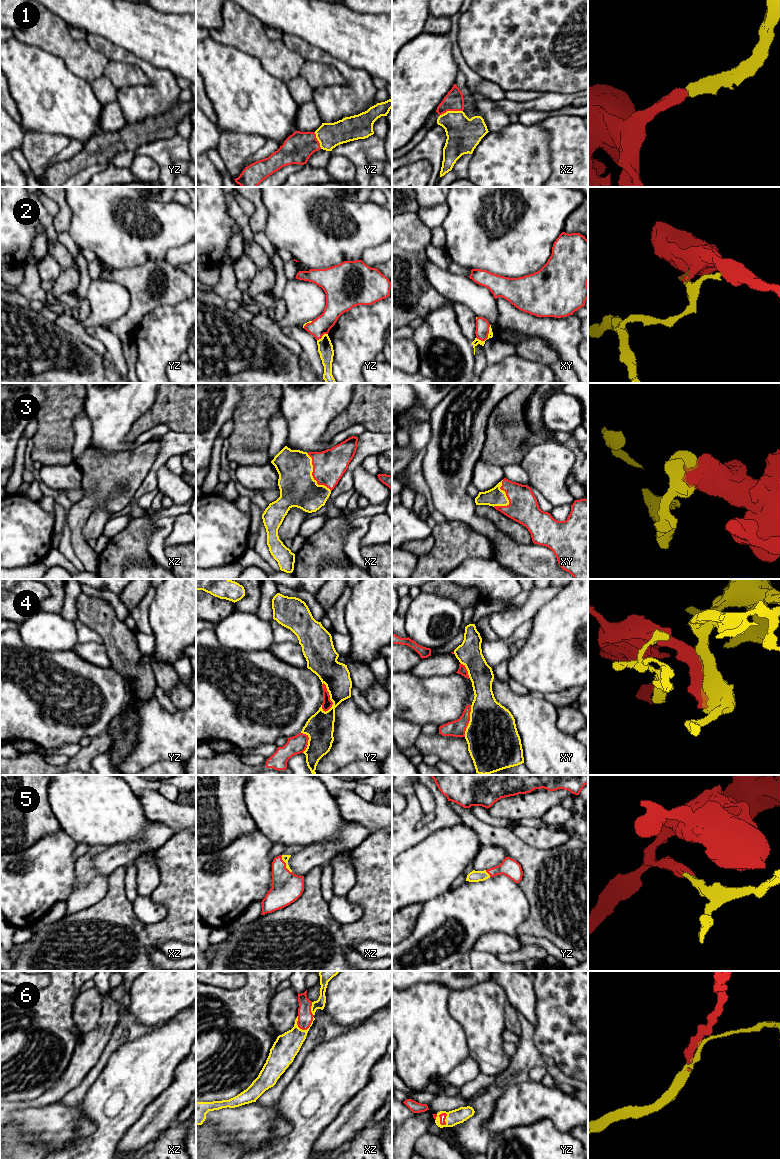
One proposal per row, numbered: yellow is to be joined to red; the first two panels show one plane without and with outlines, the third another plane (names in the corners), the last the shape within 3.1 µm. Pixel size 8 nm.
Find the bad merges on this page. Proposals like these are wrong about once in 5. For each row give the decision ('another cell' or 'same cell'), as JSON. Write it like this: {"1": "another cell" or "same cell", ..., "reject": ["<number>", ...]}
{"1": "same cell", "2": "another cell", "3": "same cell", "4": "same cell", "5": "same cell", "6": "same cell", "reject": ["2"]}

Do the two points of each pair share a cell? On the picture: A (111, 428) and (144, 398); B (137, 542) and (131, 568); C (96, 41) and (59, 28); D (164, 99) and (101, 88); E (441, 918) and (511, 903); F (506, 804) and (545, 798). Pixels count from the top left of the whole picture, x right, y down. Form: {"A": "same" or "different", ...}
{"A": "same", "B": "different", "C": "different", "D": "different", "E": "same", "F": "same"}

